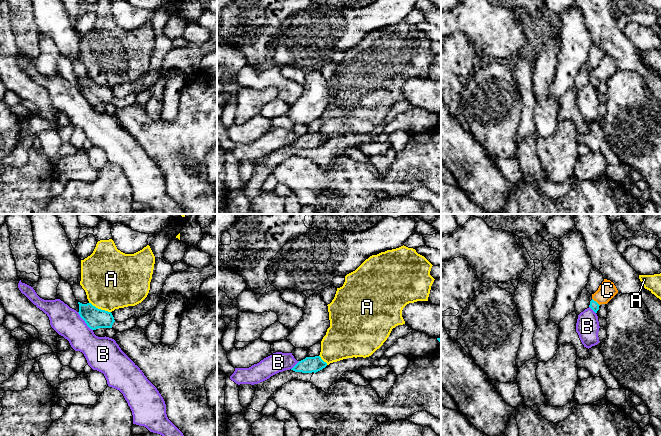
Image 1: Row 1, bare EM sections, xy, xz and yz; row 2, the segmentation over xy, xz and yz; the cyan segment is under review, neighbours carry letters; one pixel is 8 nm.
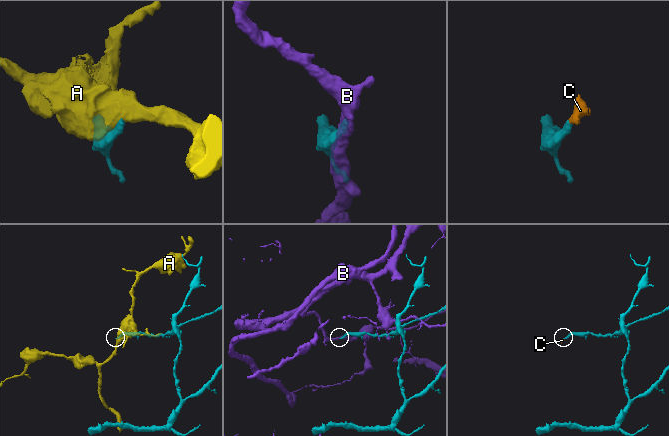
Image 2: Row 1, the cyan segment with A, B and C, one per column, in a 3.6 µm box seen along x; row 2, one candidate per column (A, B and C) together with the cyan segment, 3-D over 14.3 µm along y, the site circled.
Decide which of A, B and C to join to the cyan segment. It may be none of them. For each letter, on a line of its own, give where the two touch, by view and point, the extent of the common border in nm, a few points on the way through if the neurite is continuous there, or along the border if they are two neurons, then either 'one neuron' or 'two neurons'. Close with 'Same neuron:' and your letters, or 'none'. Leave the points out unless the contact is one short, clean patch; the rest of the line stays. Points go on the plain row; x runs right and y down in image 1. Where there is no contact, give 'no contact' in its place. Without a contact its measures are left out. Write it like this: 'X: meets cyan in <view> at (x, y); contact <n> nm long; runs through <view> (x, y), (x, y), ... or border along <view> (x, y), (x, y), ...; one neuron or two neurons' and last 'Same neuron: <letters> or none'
A: meets cyan in xy at (100, 85); contact 190 nm long; two neurons
B: meets cyan in xy at (84, 96); contact 200 nm long; two neurons
C: meets cyan in yz at (596, 78); contact 90 nm long; runs through yz (594, 81), (596, 78), (607, 66); one neuron
Same neuron: C

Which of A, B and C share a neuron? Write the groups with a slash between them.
A / B / C

